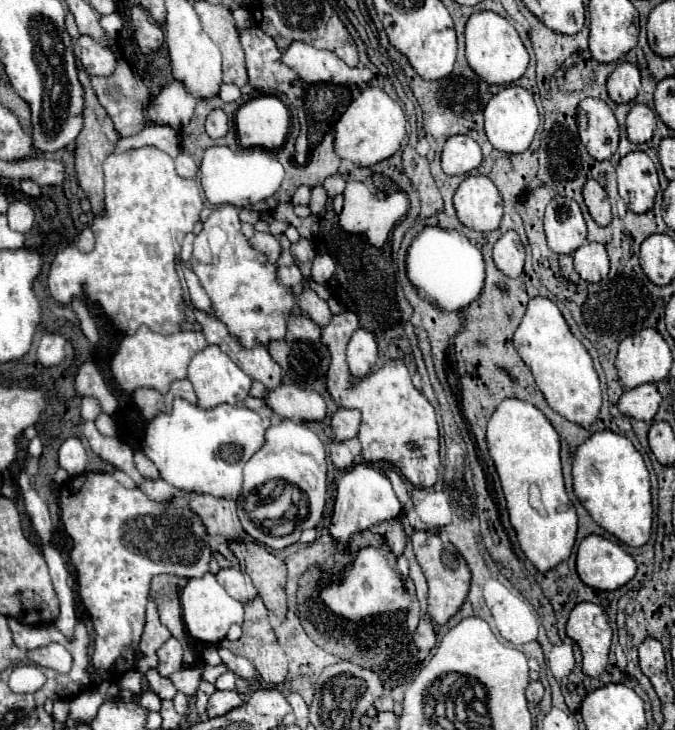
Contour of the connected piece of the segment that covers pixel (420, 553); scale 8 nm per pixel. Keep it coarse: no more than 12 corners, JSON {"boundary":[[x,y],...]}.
{"boundary":[[414,531],[428,615],[444,625],[466,601],[470,571],[438,533]]}

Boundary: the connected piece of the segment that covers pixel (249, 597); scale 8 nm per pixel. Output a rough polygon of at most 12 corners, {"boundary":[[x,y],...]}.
{"boundary":[[238,567],[220,569],[216,579],[236,601],[254,601],[252,579]]}

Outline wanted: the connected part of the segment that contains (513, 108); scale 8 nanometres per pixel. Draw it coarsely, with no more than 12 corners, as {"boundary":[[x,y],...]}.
{"boundary":[[518,85],[496,93],[484,109],[488,141],[522,153],[540,117]]}

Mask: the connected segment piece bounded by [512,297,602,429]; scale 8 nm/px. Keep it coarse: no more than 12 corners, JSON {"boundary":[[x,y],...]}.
{"boundary":[[534,297],[512,343],[548,405],[588,429],[592,357],[556,303]]}

